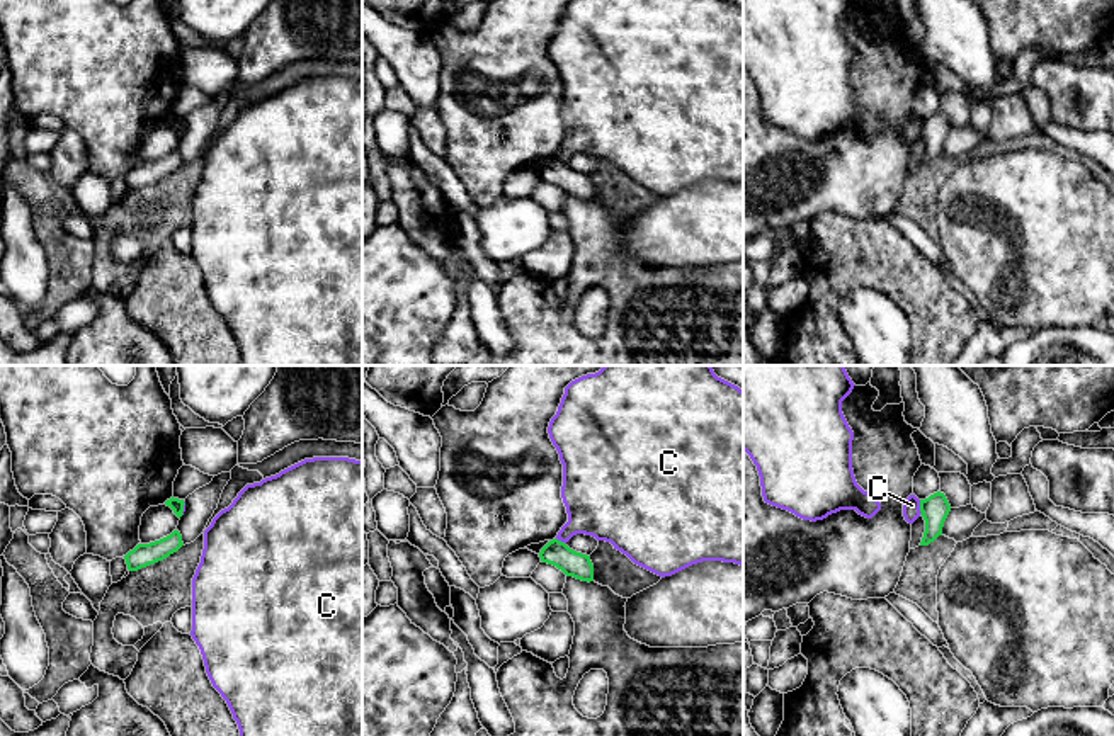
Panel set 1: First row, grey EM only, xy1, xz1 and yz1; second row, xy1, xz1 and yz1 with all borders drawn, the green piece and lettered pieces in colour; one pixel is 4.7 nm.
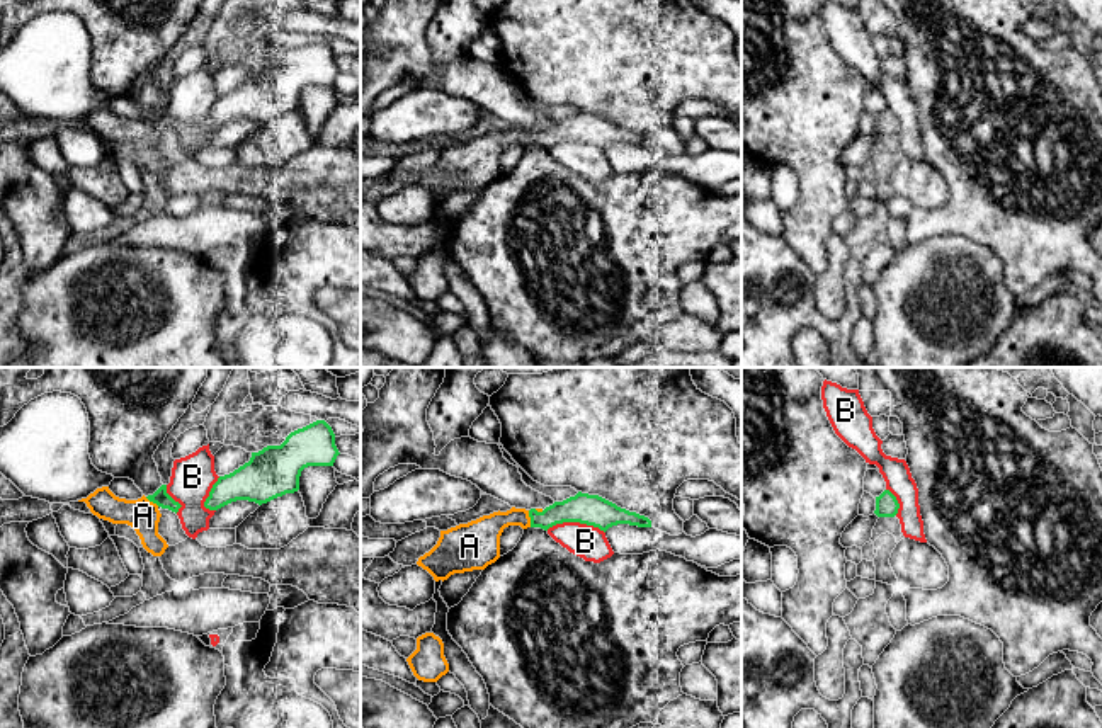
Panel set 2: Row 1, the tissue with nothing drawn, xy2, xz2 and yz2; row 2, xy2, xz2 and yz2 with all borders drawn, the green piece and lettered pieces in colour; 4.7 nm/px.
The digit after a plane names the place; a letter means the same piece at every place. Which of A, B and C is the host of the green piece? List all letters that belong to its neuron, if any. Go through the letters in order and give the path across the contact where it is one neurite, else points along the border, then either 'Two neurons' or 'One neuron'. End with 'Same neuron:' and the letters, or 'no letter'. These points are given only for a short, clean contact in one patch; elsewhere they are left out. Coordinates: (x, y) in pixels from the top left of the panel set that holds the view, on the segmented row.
A: Path across: xz2 (582, 507), (531, 519), (500, 519), (482, 538). One neuron
B: Boundary: xz2 (546, 529), (563, 523), (585, 523), (597, 526), (604, 533). Two neurons
C: Boundary: yz1 (919, 500), (920, 514). Two neurons
Same neuron: A

